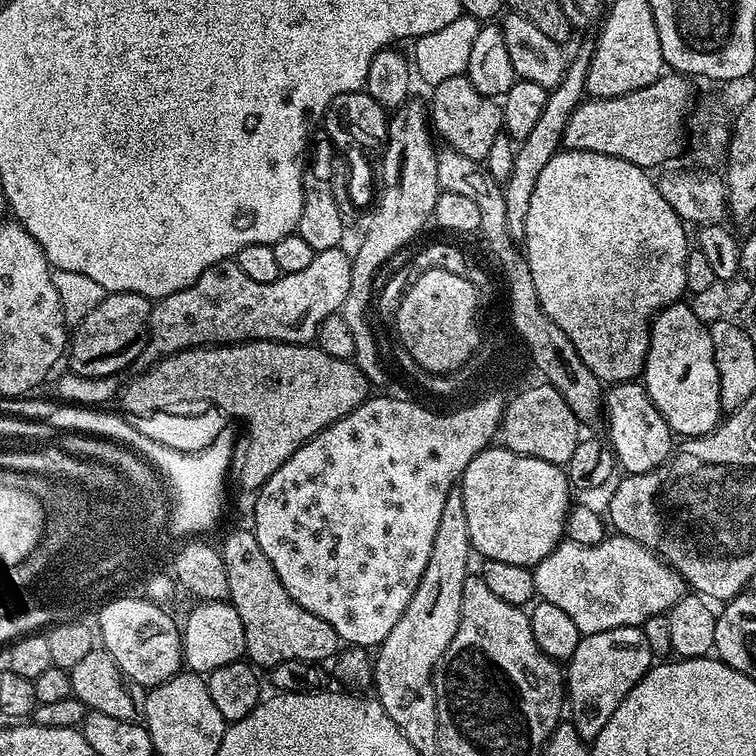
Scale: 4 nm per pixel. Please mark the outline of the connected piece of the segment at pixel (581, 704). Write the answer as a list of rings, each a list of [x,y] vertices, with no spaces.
[[[643,627],[602,630],[589,636],[581,635],[572,659],[566,664],[566,704],[572,708],[570,723],[586,742],[602,734],[602,726],[610,722],[610,714],[618,710],[618,702],[634,690],[634,686],[652,667],[654,657],[646,642]]]

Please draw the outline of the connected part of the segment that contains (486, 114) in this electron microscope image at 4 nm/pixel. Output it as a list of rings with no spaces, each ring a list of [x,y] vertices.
[[[467,75],[446,78],[431,89],[432,108],[430,104],[430,124],[437,133],[445,136],[447,143],[457,148],[466,158],[484,161],[490,154],[490,145],[494,138],[502,135],[504,127],[504,109],[493,97],[479,92],[468,81]]]

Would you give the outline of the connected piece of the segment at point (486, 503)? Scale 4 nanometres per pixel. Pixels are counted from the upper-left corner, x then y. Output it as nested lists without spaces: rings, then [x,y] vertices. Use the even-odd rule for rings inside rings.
[[[489,446],[468,463],[458,485],[465,500],[469,542],[485,560],[514,562],[514,566],[532,568],[565,539],[564,523],[574,497],[571,496],[573,493],[570,491],[567,471],[561,465],[542,462],[542,458],[523,456],[503,446]]]

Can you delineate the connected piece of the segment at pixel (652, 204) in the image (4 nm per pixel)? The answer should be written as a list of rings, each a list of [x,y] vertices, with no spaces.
[[[561,150],[554,158],[550,158],[550,162],[546,162],[542,174],[538,174],[538,183],[534,185],[534,195],[530,198],[530,211],[526,217],[526,234],[522,241],[525,252],[523,255],[526,257],[526,263],[532,275],[538,302],[548,317],[563,330],[566,338],[574,342],[574,350],[578,350],[582,362],[586,362],[586,366],[590,366],[592,373],[608,386],[627,384],[635,381],[643,373],[648,353],[650,321],[660,309],[677,303],[683,297],[680,295],[685,295],[686,292],[686,258],[690,251],[688,236],[684,233],[686,224],[672,209],[670,202],[662,198],[659,183],[648,176],[651,175],[634,162],[626,162],[610,154]]]

